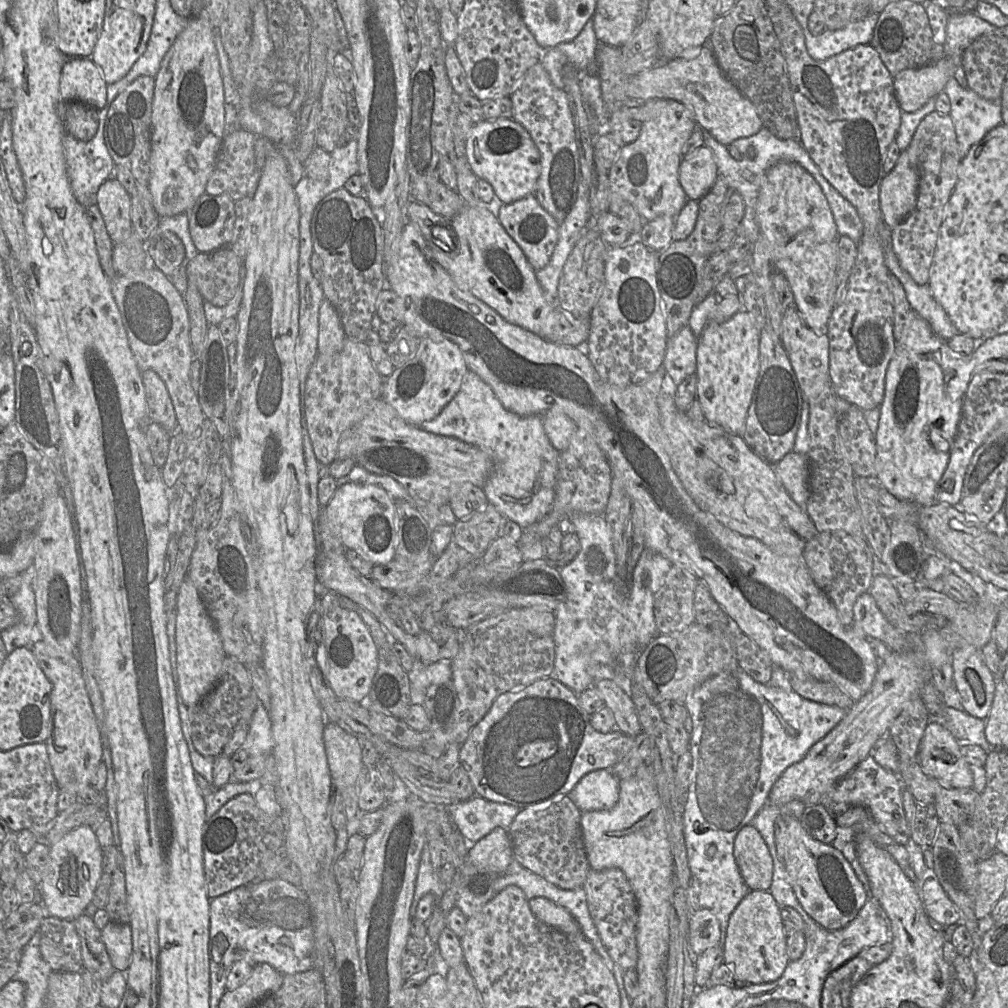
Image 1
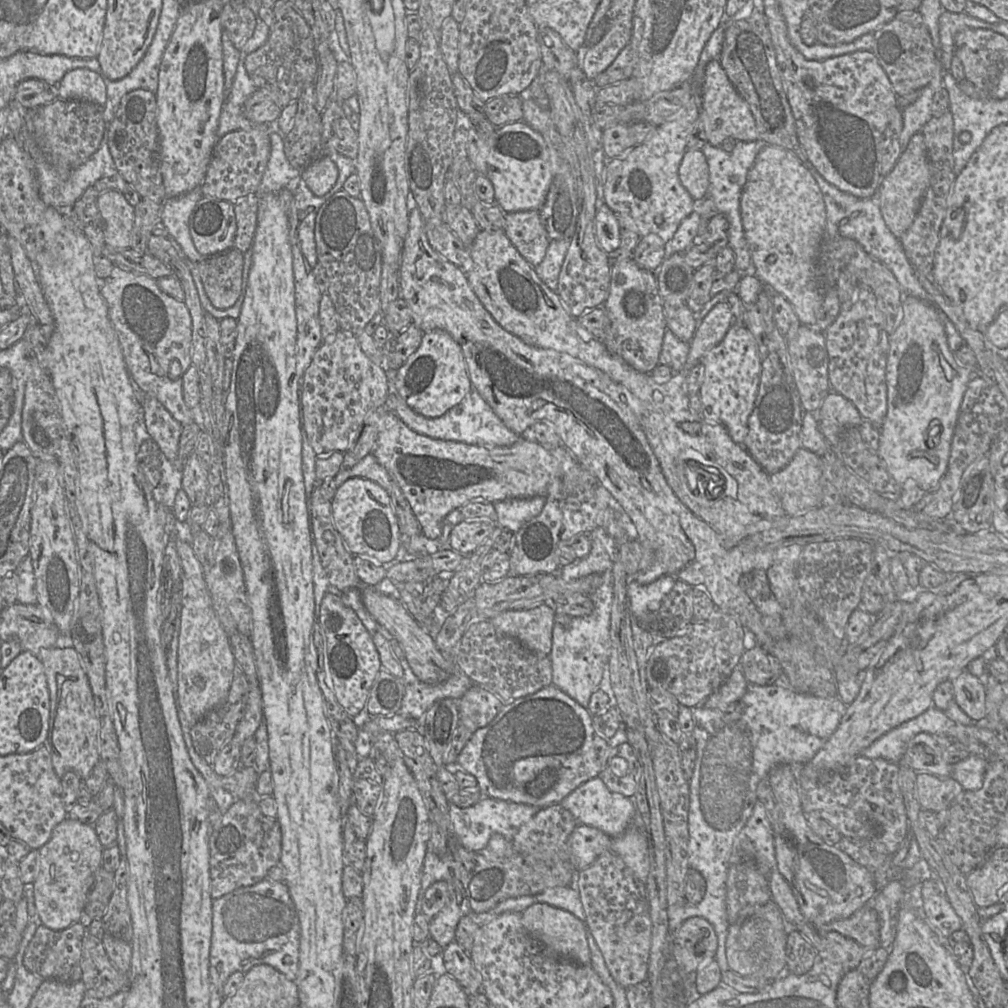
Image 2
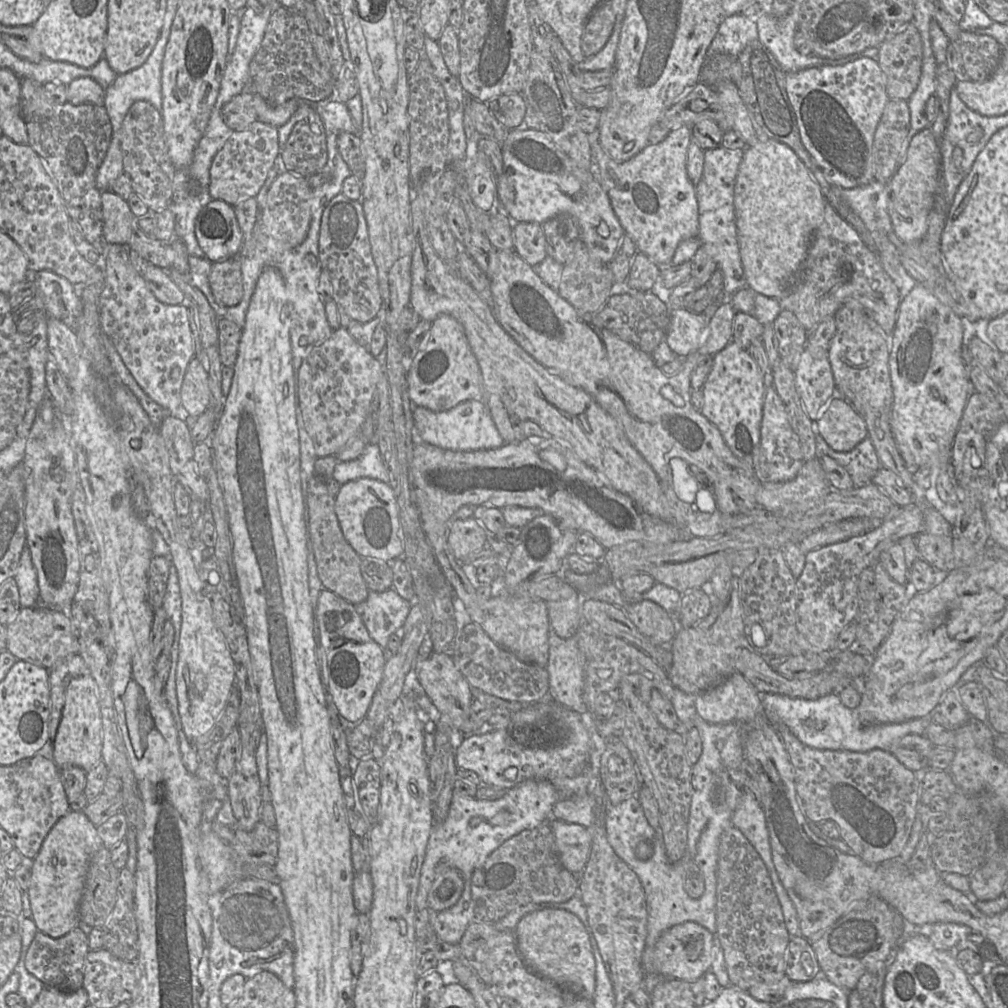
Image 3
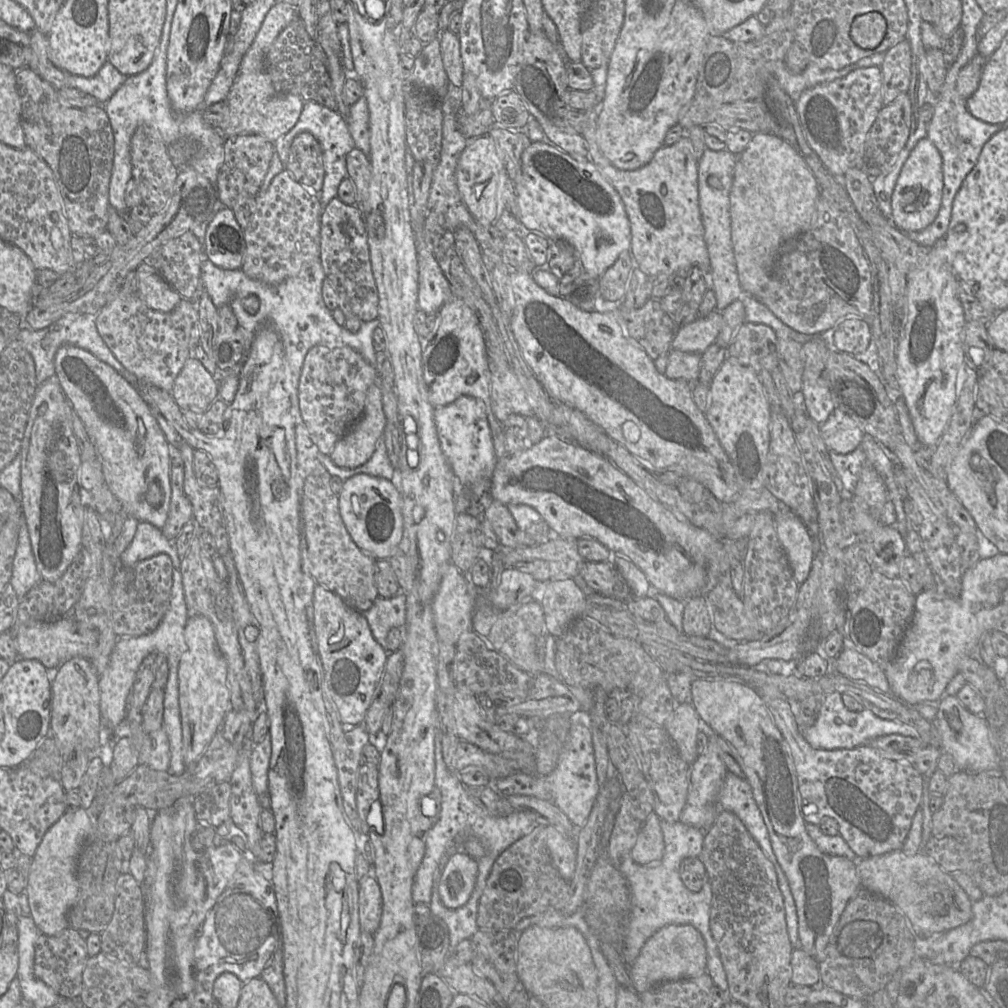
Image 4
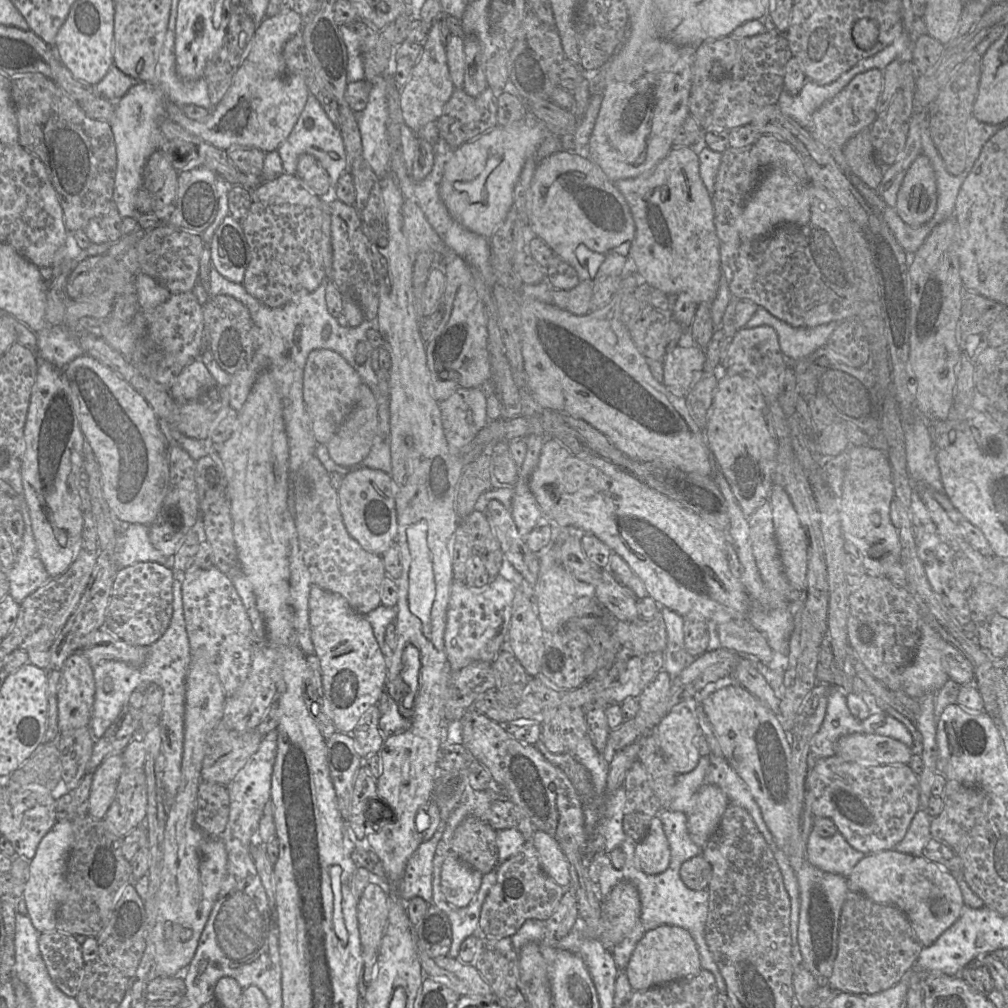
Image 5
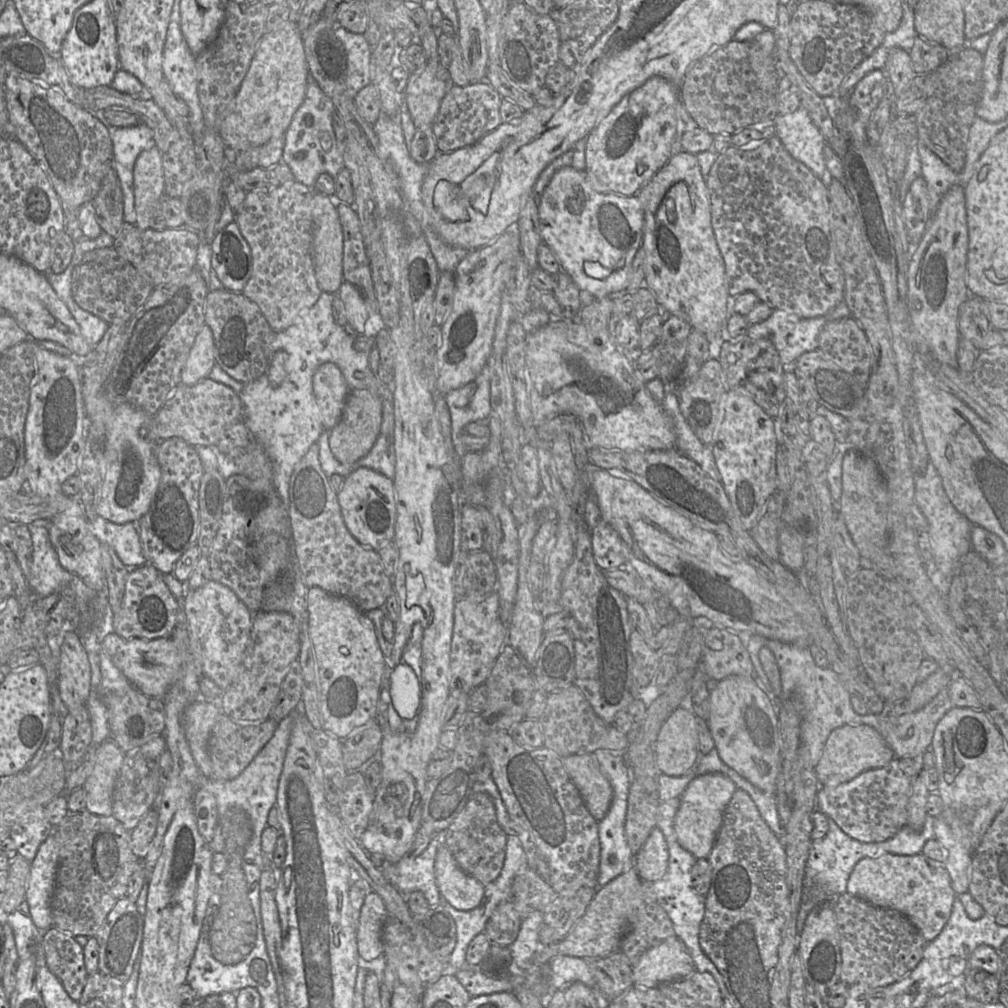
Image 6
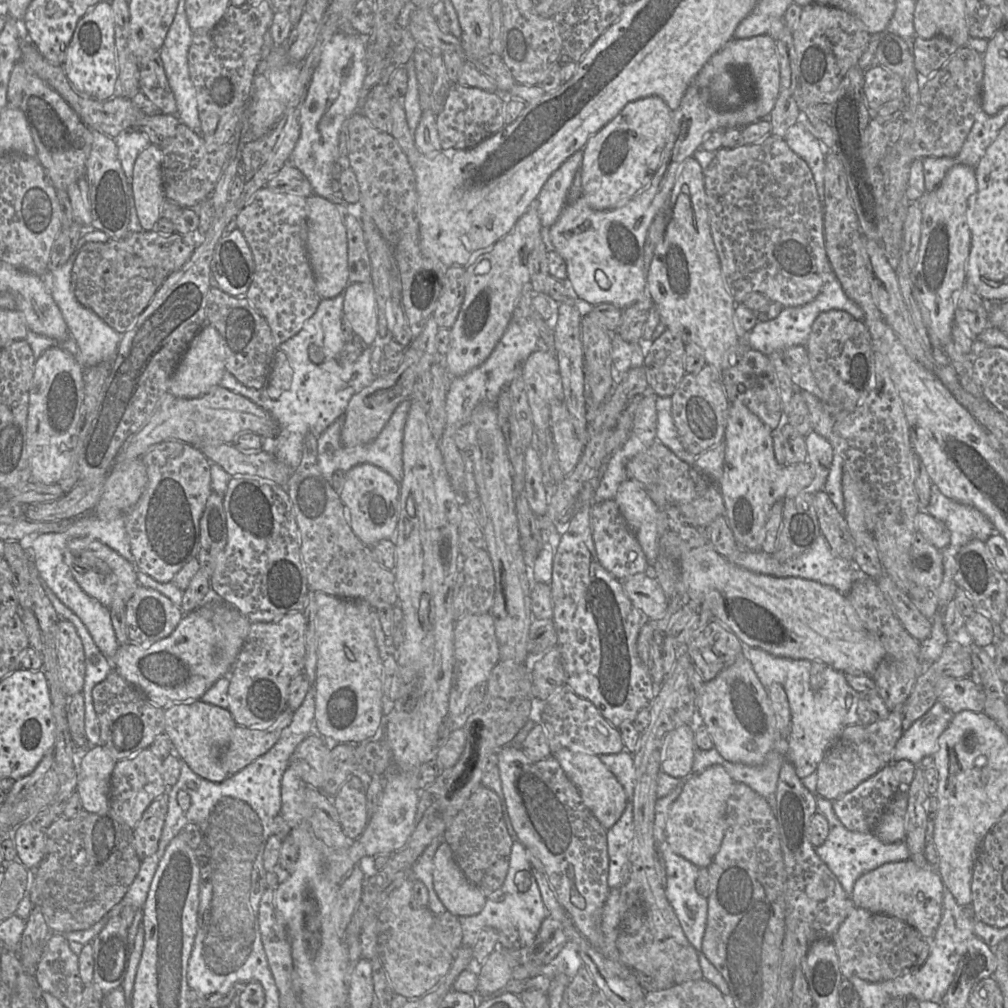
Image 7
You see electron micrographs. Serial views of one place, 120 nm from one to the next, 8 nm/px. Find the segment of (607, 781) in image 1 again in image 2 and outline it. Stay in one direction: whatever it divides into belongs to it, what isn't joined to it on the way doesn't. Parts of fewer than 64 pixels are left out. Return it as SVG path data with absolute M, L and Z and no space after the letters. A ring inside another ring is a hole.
M599 776L581 784L563 798L560 804L571 812L577 821L577 825L585 824L595 827L610 837L622 835L630 824L638 818L638 811L633 797L626 797L610 791Z

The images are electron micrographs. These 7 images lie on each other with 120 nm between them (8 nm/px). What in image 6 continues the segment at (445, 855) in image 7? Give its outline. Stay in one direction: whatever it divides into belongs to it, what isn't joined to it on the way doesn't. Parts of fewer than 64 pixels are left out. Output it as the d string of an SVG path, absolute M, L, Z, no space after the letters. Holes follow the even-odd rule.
M446 843L437 849L434 870L439 892L452 907L469 911L480 905L485 886L459 867Z

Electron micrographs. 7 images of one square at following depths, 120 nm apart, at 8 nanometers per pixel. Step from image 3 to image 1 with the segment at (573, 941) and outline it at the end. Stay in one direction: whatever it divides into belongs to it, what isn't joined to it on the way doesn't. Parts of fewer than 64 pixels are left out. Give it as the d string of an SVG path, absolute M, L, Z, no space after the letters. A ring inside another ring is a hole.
M532 898L529 900L529 906L534 916L551 928L572 935L582 932L581 927L570 912L547 898Z

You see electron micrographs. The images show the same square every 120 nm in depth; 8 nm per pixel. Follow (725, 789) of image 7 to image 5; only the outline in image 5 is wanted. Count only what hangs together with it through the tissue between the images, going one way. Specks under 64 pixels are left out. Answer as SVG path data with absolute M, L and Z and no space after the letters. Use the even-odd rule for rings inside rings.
M703 785L693 812L687 815L688 831L697 846L707 844L728 805L728 798L718 786Z

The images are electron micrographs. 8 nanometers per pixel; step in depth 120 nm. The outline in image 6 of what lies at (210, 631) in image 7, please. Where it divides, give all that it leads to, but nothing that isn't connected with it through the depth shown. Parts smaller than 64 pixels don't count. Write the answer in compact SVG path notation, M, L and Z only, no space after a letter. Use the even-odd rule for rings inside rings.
M185 618L185 626L176 625L172 633L167 637L161 637L161 638L156 638L156 639L123 638L120 635L116 634L114 631L111 631L111 632L106 633L102 637L101 644L104 651L107 653L107 655L109 656L113 664L122 672L122 674L128 679L128 681L134 687L136 687L141 693L143 693L144 695L148 697L161 699L161 700L164 699L170 687L181 677L182 670L184 669L184 666L186 665L186 663L193 661L193 656L190 651L188 630L186 627L186 618Z

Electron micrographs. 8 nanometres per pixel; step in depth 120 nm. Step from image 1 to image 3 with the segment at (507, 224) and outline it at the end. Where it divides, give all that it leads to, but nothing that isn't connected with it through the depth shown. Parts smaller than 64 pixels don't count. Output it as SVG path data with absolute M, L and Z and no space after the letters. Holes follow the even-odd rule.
M518 222L512 227L514 251L531 267L547 256L546 239L542 224Z

